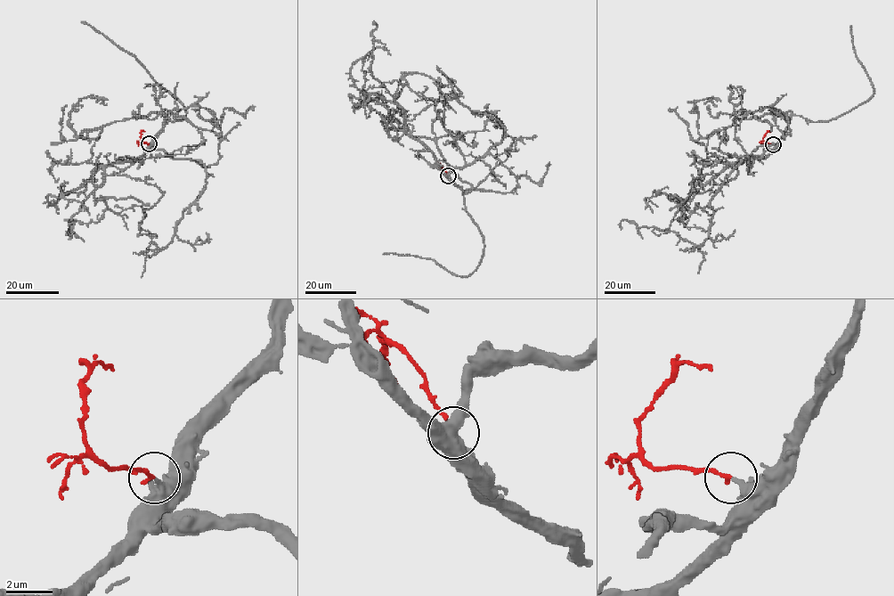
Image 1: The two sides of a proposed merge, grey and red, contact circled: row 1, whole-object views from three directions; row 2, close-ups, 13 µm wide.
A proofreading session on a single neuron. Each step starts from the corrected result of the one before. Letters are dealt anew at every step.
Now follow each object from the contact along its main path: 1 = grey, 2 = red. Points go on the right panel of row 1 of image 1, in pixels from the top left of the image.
1: (774, 143), (790, 120), (781, 114), (737, 118), (701, 136), (694, 102), (710, 99), (717, 105)
2: (774, 143), (763, 142), (766, 134), (771, 132)

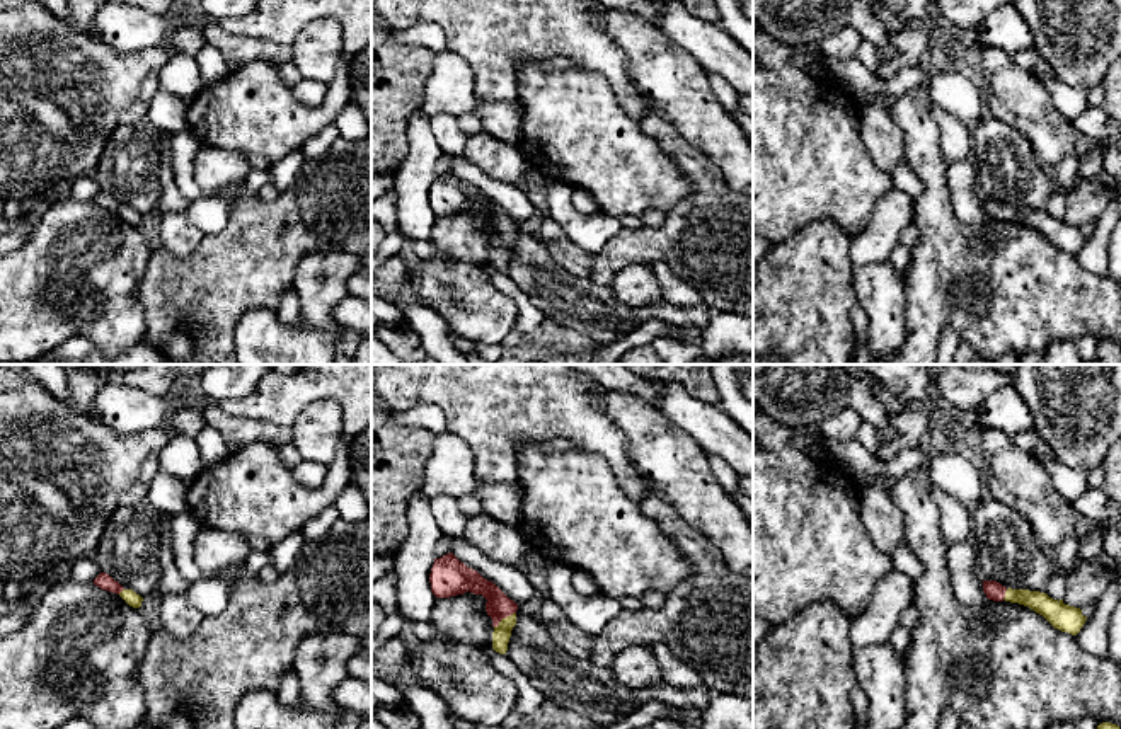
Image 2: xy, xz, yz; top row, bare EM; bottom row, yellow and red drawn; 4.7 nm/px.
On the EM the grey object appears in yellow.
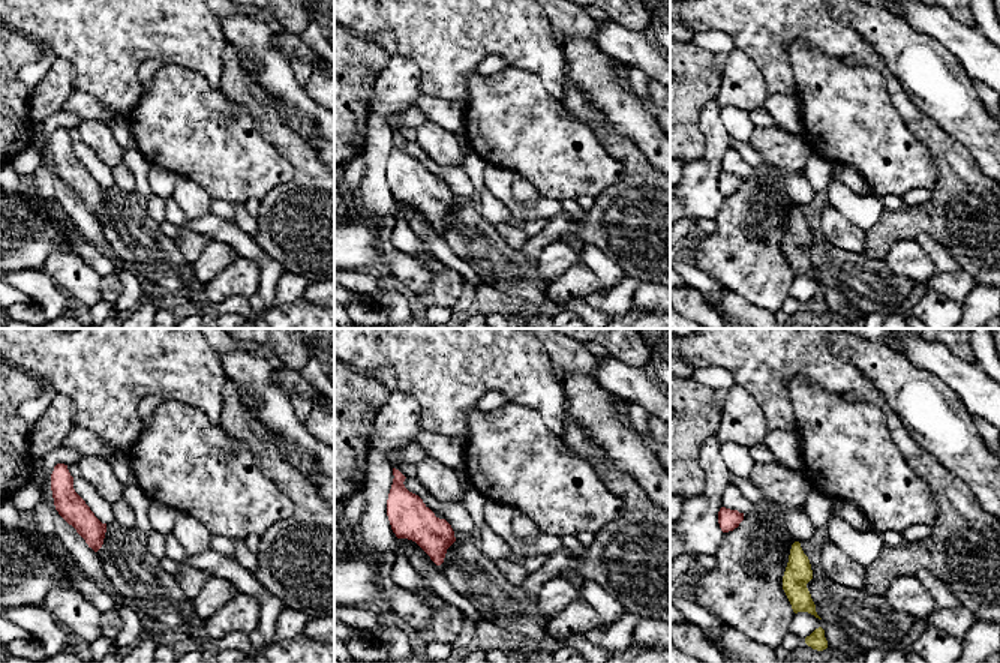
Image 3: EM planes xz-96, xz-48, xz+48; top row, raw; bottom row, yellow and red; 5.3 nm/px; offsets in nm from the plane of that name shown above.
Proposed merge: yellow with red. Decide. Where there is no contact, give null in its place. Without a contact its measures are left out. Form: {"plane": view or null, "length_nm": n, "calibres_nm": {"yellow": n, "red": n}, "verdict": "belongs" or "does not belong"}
{"plane": "xz", "length_nm": 130, "calibres_nm": {"yellow": 90, "red": 120}, "verdict": "belongs"}

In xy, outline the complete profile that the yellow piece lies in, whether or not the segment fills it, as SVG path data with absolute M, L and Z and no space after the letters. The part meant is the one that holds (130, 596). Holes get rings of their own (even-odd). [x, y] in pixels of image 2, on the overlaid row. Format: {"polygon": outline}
{"polygon": "M101 572L95 579L94 584L99 586L101 589L111 591L119 594L129 606L140 608L143 598L136 594L133 589L124 589L118 581L114 581L109 574Z"}

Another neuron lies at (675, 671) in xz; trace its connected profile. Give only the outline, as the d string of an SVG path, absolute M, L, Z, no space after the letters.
M656 642L651 649L661 669L663 681L678 688L693 688L702 685L700 676L676 657L666 644Z

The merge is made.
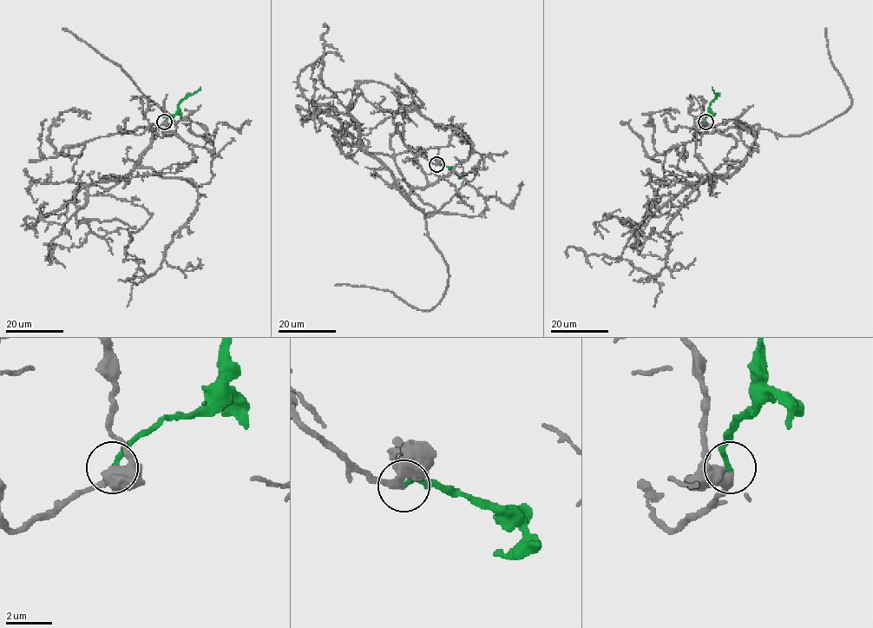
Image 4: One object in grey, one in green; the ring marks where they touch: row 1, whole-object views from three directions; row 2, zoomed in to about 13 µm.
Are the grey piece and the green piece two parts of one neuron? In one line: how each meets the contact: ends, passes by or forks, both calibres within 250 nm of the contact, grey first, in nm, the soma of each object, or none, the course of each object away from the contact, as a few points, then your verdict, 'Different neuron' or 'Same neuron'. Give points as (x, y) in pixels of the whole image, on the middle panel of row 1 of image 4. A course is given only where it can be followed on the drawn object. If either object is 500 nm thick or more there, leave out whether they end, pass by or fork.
At the ring grey passes by. At the ring green ends. Thickness 340 nm (grey) against 240 nm. Soma of grey: none. Soma of green: none. Course of grey: (436, 164), (391, 155), (436, 211), (425, 215), (360, 145), (352, 92), (389, 85), (417, 126). Course of green: (436, 164), (446, 166), (460, 175), (473, 170). Same neuron

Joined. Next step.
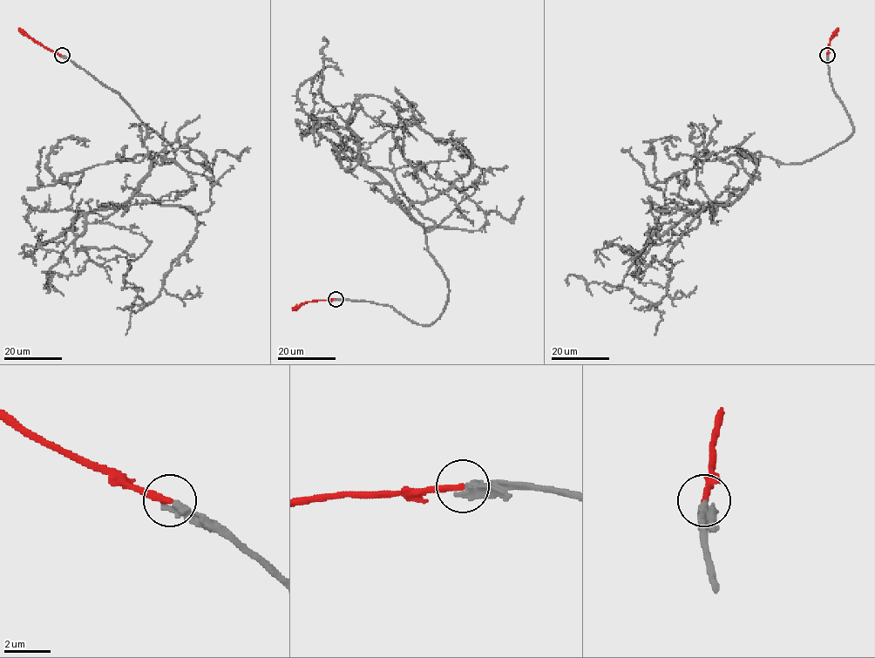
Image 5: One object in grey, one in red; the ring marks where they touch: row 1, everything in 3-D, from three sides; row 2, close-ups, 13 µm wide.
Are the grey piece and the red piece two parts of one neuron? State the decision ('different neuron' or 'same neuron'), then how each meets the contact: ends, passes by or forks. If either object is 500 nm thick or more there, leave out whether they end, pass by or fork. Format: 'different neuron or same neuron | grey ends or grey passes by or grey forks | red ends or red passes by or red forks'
same neuron | grey ends | red ends

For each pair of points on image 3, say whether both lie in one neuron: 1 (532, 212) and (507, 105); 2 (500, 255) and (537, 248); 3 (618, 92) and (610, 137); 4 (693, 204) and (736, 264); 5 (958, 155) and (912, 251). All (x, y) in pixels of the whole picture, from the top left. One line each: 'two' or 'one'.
1: two
2: two
3: two
4: two
5: two

